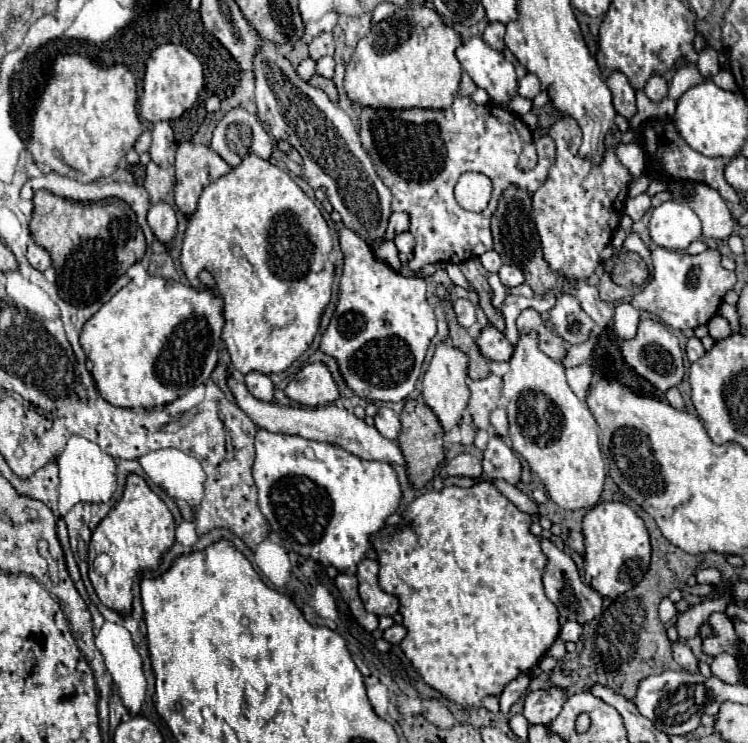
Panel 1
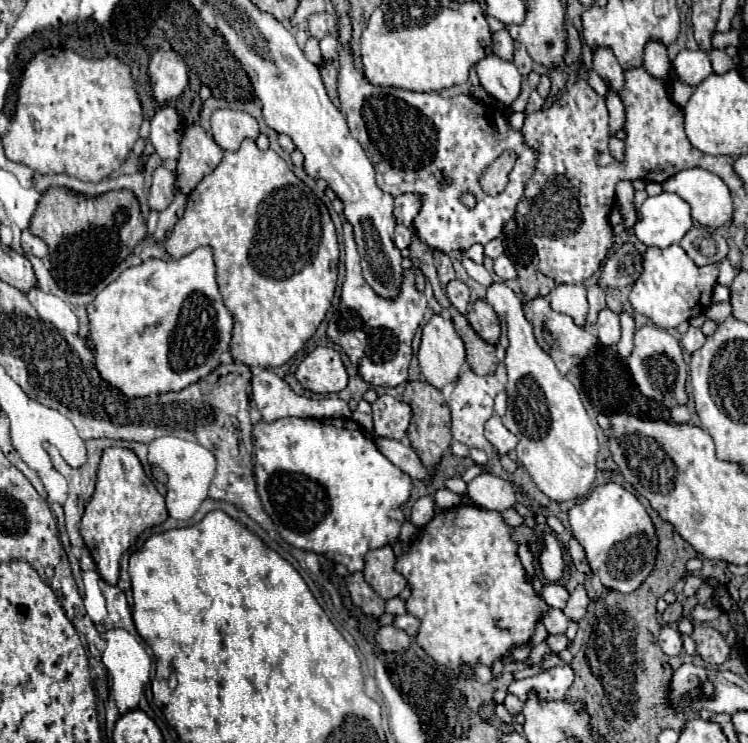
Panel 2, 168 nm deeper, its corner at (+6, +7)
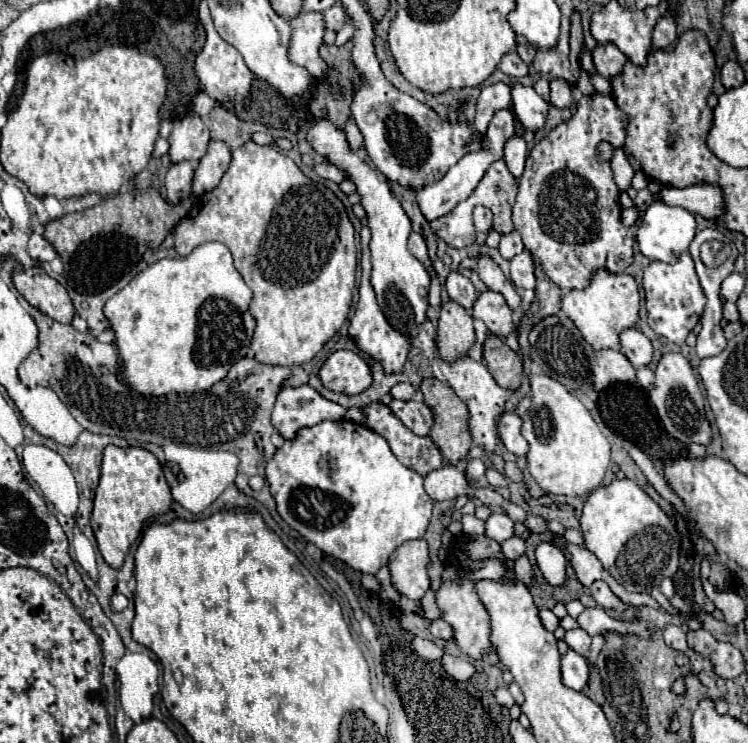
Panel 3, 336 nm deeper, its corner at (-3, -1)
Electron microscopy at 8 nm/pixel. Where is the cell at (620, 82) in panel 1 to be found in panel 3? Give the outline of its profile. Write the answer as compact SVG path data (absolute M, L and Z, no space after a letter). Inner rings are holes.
M597 45L593 51L593 63L595 63L599 75L613 79L613 77L621 75L621 71L627 63L627 57L615 45Z

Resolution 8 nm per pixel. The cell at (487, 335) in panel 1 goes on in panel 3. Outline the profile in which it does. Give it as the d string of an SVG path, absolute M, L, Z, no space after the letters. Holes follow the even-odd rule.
M493 291L481 293L473 305L473 317L481 319L487 325L487 329L497 337L505 337L513 331L511 315L513 313L507 307L505 299Z

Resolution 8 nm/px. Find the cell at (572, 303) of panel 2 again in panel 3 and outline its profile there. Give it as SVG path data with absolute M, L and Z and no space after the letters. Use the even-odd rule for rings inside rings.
M597 271L583 291L569 291L561 299L561 311L575 323L585 341L597 349L619 349L619 333L633 327L639 317L639 289L631 275Z

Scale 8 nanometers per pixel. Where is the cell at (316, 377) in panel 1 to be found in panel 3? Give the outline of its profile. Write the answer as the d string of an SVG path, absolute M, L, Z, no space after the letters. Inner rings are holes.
M345 349L331 353L317 377L325 389L345 395L359 395L373 381L367 363L357 353Z

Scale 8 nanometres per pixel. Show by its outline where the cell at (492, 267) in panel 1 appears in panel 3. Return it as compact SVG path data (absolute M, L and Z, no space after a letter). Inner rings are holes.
M517 231L501 237L501 243L499 243L499 253L501 253L501 257L513 259L513 257L519 255L521 251L525 251L525 245L523 245L521 235L519 235Z

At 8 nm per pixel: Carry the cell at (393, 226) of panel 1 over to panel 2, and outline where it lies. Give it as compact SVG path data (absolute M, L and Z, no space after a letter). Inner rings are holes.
M404 193L404 195L396 197L394 217L398 223L404 223L406 227L410 227L414 217L418 215L420 207L422 207L422 197L418 193Z

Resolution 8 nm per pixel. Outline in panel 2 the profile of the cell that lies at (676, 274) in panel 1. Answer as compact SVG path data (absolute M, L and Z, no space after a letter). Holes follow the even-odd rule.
M670 245L666 249L648 247L642 255L642 273L630 291L630 305L636 313L646 315L660 329L674 329L682 321L704 313L710 307L712 287L718 279L718 267L696 267L680 245Z

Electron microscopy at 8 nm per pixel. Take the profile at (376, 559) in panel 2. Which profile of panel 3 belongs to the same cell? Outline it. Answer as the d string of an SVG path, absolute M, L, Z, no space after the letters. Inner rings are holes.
M423 539L407 541L389 557L391 585L409 599L421 599L429 591L429 577L425 563L429 561L429 549Z

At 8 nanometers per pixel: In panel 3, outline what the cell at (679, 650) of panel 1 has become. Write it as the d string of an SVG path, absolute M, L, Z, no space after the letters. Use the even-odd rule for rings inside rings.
M667 625L665 631L663 631L663 635L665 635L665 643L669 647L673 647L677 651L687 651L687 637L685 637L685 633L683 633L681 627Z

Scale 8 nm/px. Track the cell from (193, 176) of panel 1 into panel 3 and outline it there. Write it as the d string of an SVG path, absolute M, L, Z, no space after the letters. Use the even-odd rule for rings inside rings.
M209 141L207 153L201 157L195 177L193 177L193 197L201 197L207 191L213 191L227 171L231 153L223 141Z

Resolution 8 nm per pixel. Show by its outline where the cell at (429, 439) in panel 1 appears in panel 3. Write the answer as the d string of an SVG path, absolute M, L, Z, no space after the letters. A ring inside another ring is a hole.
M429 377L421 383L421 393L423 393L423 403L433 411L433 421L435 421L429 437L433 439L437 449L441 451L445 463L447 465L457 465L467 455L467 451L471 447L471 433L469 433L469 425L467 425L467 407L453 393L451 387L445 387L443 383L439 383L433 377Z

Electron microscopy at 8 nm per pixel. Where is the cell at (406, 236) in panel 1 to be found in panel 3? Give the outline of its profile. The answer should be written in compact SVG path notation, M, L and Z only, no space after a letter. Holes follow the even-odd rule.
M411 233L411 237L409 237L409 249L411 249L411 253L419 259L419 261L427 261L429 257L427 257L427 245L425 245L425 239L419 235L419 233Z

